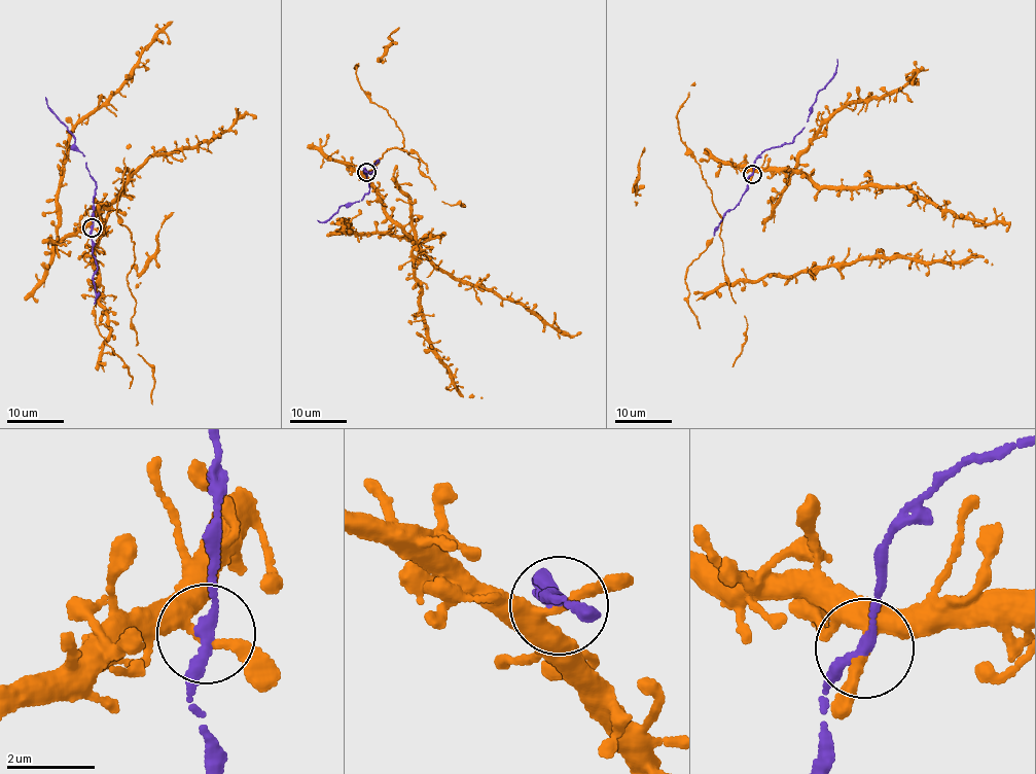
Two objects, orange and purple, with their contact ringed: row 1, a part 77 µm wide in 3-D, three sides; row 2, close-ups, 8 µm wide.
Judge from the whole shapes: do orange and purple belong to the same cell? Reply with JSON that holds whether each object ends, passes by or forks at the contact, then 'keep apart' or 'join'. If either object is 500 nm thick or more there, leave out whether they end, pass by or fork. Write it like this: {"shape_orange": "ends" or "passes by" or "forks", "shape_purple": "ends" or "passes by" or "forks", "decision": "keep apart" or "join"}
{"shape_orange": "passes by", "shape_purple": "passes by", "decision": "join"}

